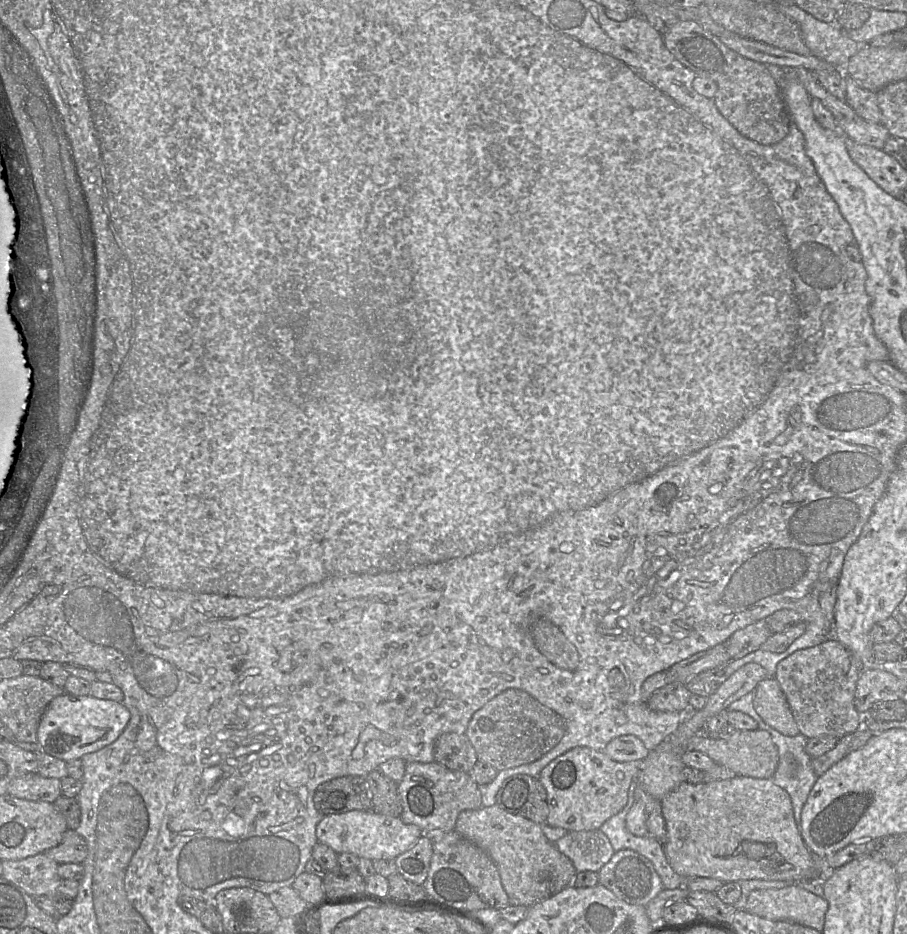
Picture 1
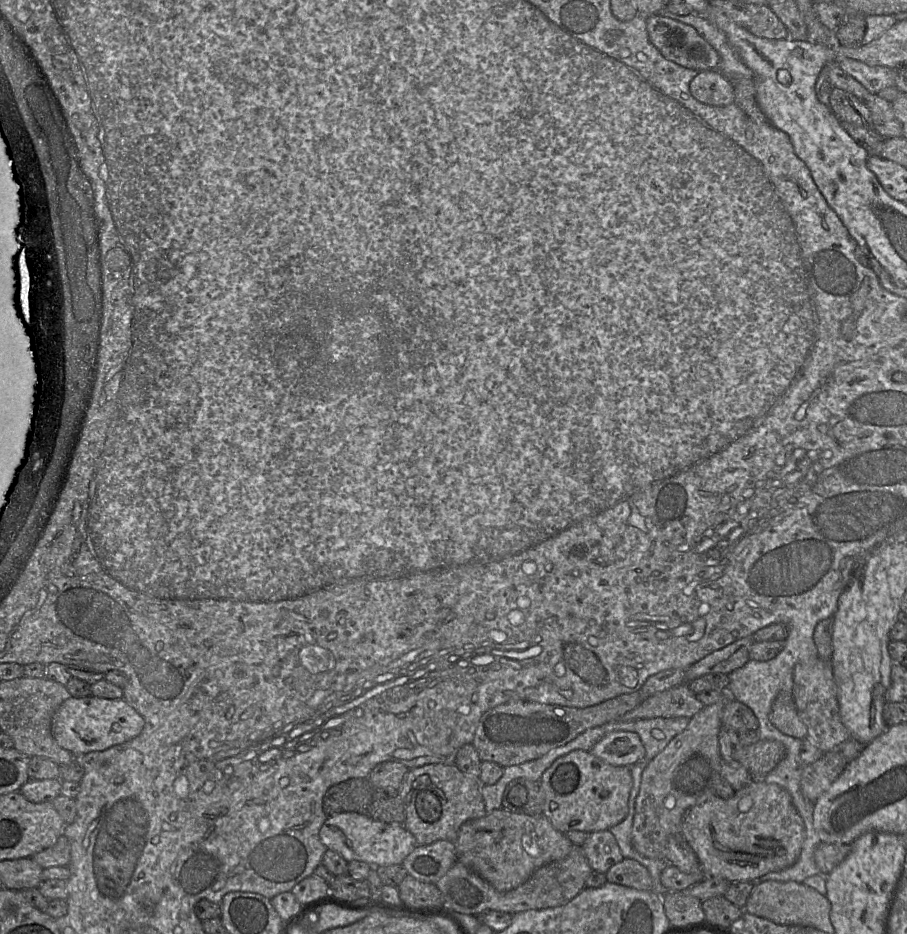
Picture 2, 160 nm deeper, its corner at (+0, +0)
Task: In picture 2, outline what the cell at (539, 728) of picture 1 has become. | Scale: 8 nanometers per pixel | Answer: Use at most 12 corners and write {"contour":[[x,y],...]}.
{"contour":[[644,699],[587,708],[513,700],[486,711],[472,745],[482,761],[523,764]]}

